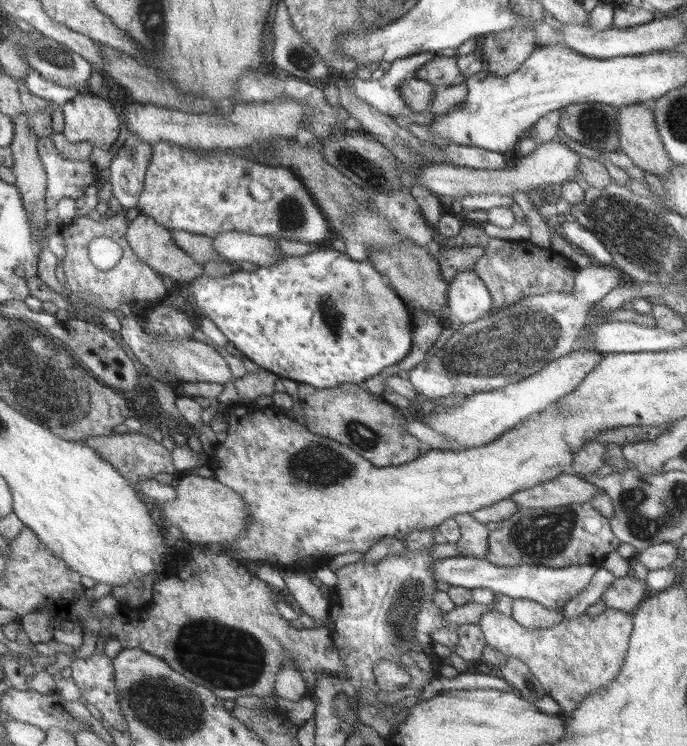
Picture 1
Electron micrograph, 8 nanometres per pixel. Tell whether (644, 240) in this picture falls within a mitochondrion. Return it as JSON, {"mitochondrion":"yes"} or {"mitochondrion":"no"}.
{"mitochondrion":"yes"}

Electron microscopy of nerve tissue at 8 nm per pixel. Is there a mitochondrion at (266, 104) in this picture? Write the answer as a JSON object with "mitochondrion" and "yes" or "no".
{"mitochondrion":"no"}

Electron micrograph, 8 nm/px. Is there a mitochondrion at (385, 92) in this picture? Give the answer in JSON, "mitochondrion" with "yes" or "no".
{"mitochondrion":"no"}

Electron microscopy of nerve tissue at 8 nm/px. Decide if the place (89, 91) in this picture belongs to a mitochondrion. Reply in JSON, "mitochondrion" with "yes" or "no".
{"mitochondrion":"no"}

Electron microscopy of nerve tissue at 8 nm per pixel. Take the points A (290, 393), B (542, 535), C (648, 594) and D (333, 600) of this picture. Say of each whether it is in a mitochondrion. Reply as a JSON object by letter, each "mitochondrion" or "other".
{"A":"other","B":"mitochondrion","C":"other","D":"other"}

